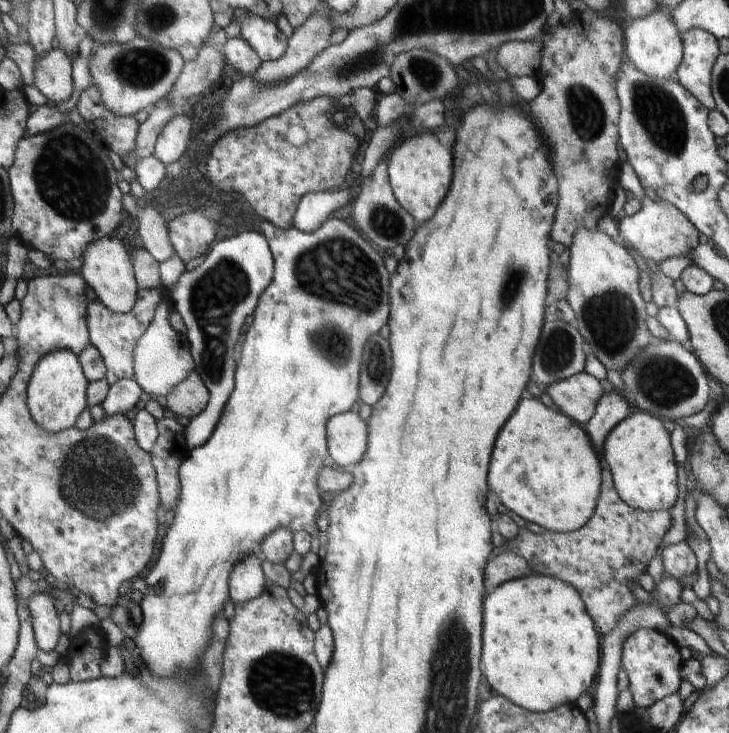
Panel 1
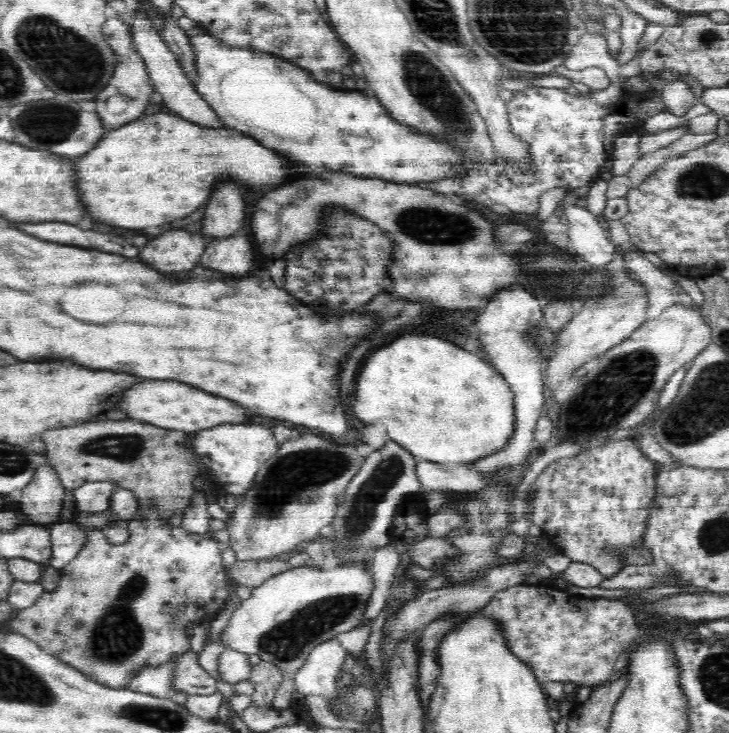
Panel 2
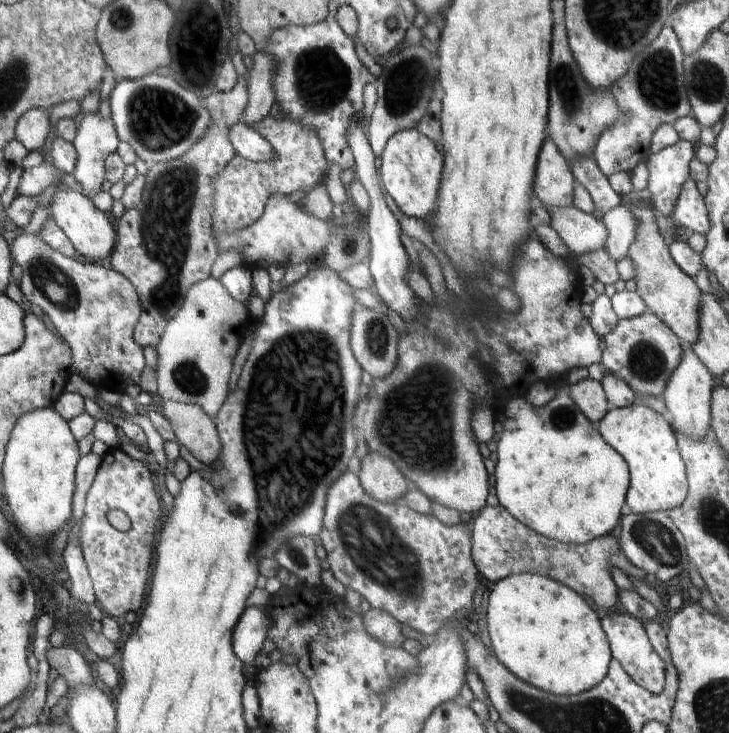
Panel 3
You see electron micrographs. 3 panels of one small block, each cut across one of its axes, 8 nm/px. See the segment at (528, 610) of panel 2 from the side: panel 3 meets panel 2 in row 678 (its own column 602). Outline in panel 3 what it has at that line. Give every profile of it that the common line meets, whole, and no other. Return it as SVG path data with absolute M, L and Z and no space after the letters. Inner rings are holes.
M502 505L487 506L474 519L471 542L474 564L481 570L484 580L488 585L496 581L502 581L506 577L517 574L530 573L554 579L578 594L590 596L599 610L614 608L618 596L616 596L616 584L612 582L608 574L608 556L620 550L619 544L612 540L612 536L600 537L586 544L563 543L544 535L538 534L514 515L509 513Z

